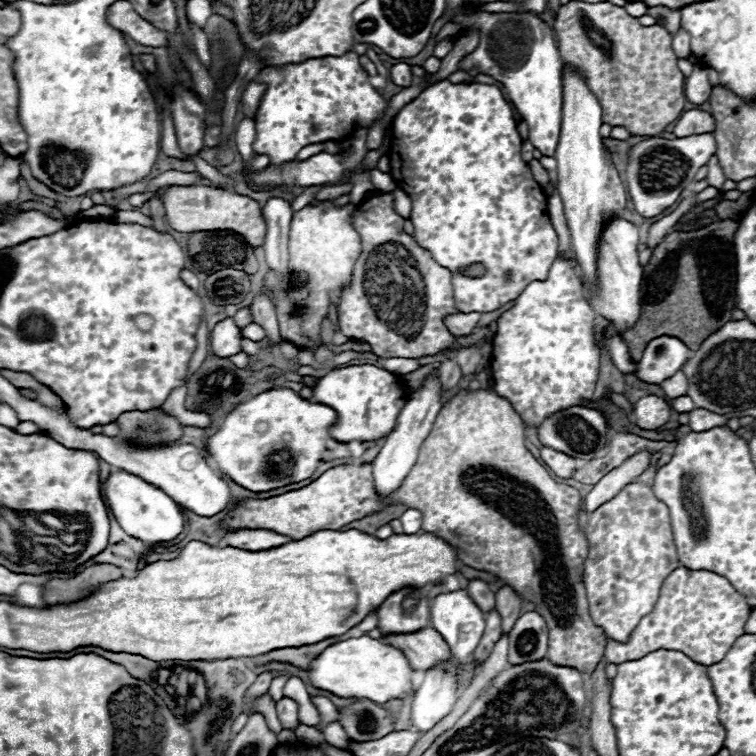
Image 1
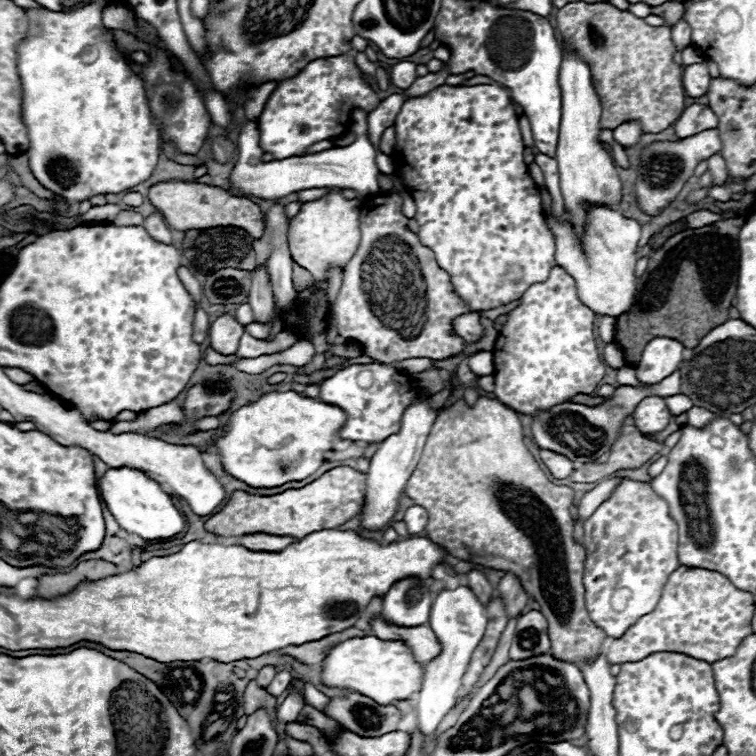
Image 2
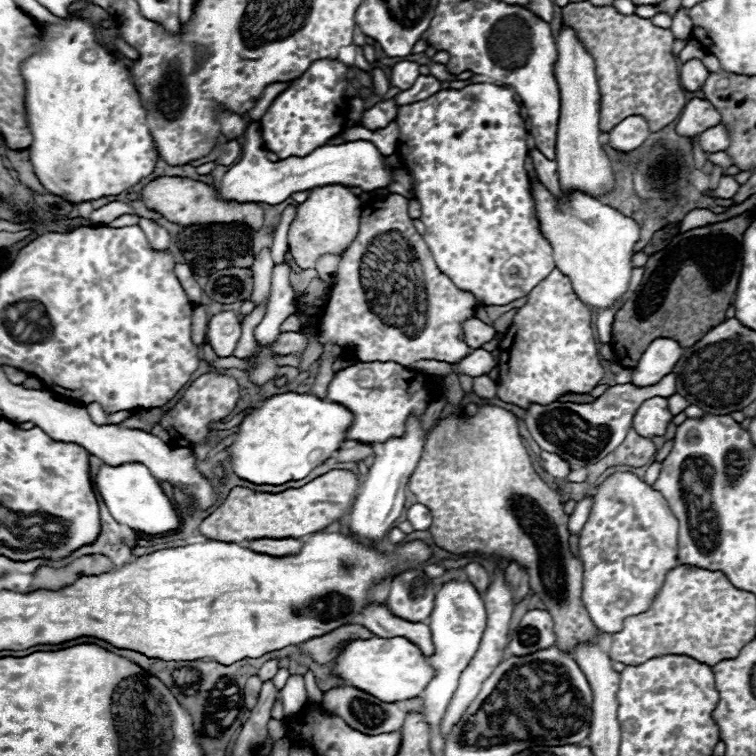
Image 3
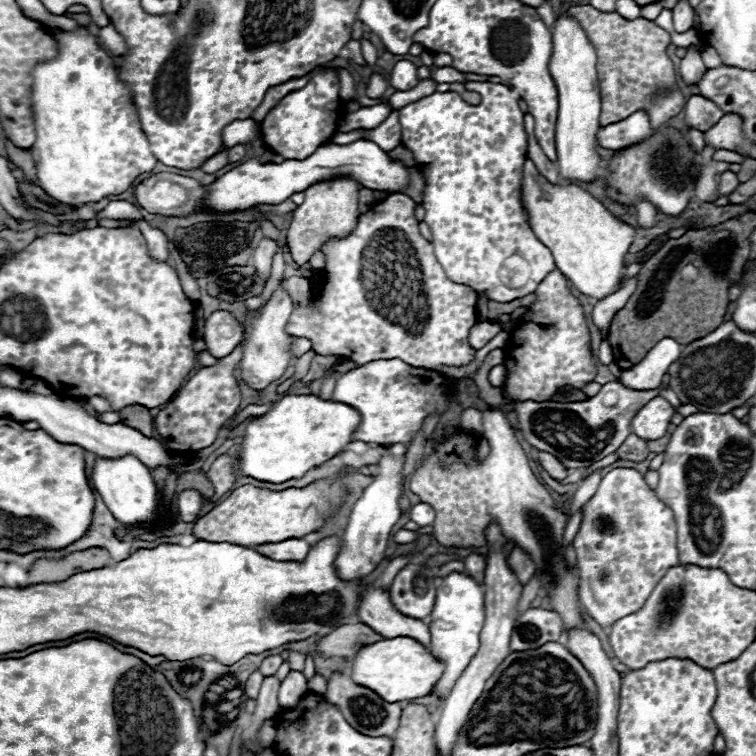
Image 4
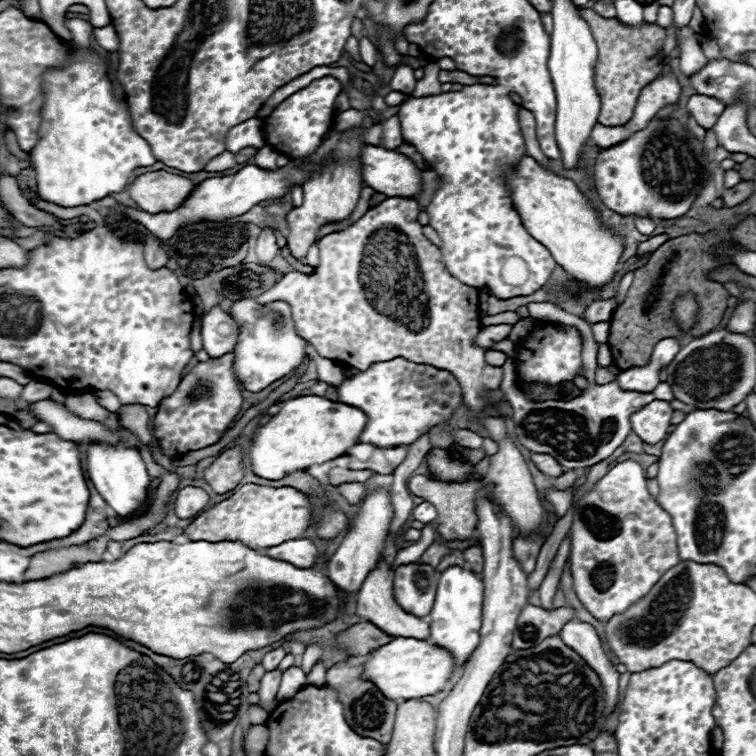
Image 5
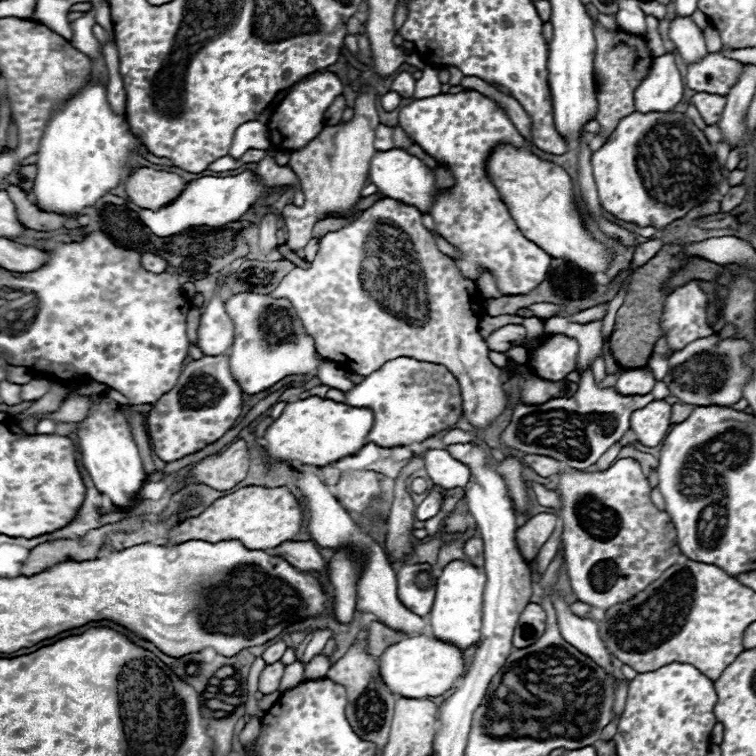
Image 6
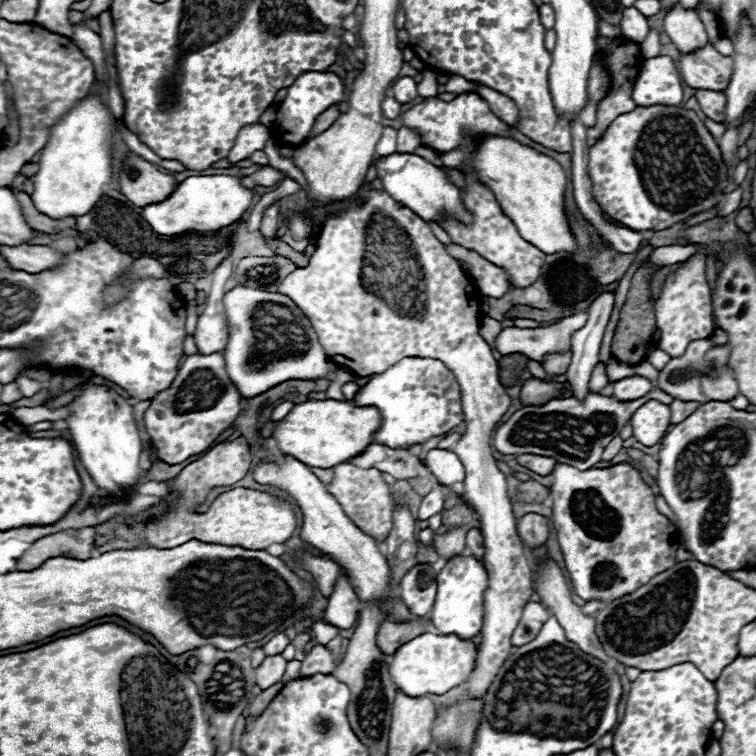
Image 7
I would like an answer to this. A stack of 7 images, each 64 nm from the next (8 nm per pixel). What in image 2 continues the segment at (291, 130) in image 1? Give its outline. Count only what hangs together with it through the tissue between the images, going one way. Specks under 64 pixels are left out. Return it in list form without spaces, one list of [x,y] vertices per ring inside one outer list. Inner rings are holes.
[[[348,56],[312,60],[296,76],[278,80],[276,84],[276,90],[270,94],[256,122],[260,130],[260,148],[270,152],[274,160],[300,156],[310,144],[346,134],[352,110],[360,108],[370,114],[382,102],[362,78],[354,58]]]

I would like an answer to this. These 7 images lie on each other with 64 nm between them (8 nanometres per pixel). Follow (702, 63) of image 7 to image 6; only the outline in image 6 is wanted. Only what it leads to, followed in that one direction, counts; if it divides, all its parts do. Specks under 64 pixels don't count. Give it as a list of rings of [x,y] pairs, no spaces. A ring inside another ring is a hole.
[[[706,54],[698,64],[688,66],[686,84],[696,92],[716,92],[726,96],[730,88],[740,80],[744,66],[738,60],[724,58],[722,54]]]

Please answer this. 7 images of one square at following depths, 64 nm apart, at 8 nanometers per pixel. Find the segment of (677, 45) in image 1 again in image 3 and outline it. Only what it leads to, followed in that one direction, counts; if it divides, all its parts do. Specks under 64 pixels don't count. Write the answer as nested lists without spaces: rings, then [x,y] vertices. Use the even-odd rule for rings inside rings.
[[[680,8],[680,10],[678,10],[678,14],[676,14],[674,20],[672,20],[670,30],[672,30],[672,34],[674,34],[678,40],[686,40],[686,38],[690,36],[690,32],[692,32],[692,20],[690,20],[686,8]]]

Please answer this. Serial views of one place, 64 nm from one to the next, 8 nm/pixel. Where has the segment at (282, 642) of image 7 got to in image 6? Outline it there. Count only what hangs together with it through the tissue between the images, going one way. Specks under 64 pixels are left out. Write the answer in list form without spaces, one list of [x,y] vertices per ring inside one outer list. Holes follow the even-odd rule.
[[[280,640],[280,642],[276,642],[276,644],[272,644],[272,646],[268,646],[268,650],[262,654],[262,658],[264,658],[264,662],[266,664],[274,664],[276,660],[280,660],[282,658],[282,654],[286,652],[286,642],[284,640]]]

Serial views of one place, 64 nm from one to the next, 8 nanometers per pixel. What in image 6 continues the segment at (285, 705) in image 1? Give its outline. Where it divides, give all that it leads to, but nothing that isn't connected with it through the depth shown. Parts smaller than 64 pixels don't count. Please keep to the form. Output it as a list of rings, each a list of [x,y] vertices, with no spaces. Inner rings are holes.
[[[294,662],[294,664],[288,664],[284,668],[284,676],[282,676],[282,682],[280,682],[280,688],[278,692],[286,692],[290,688],[294,688],[296,684],[304,682],[304,666],[300,662]]]

